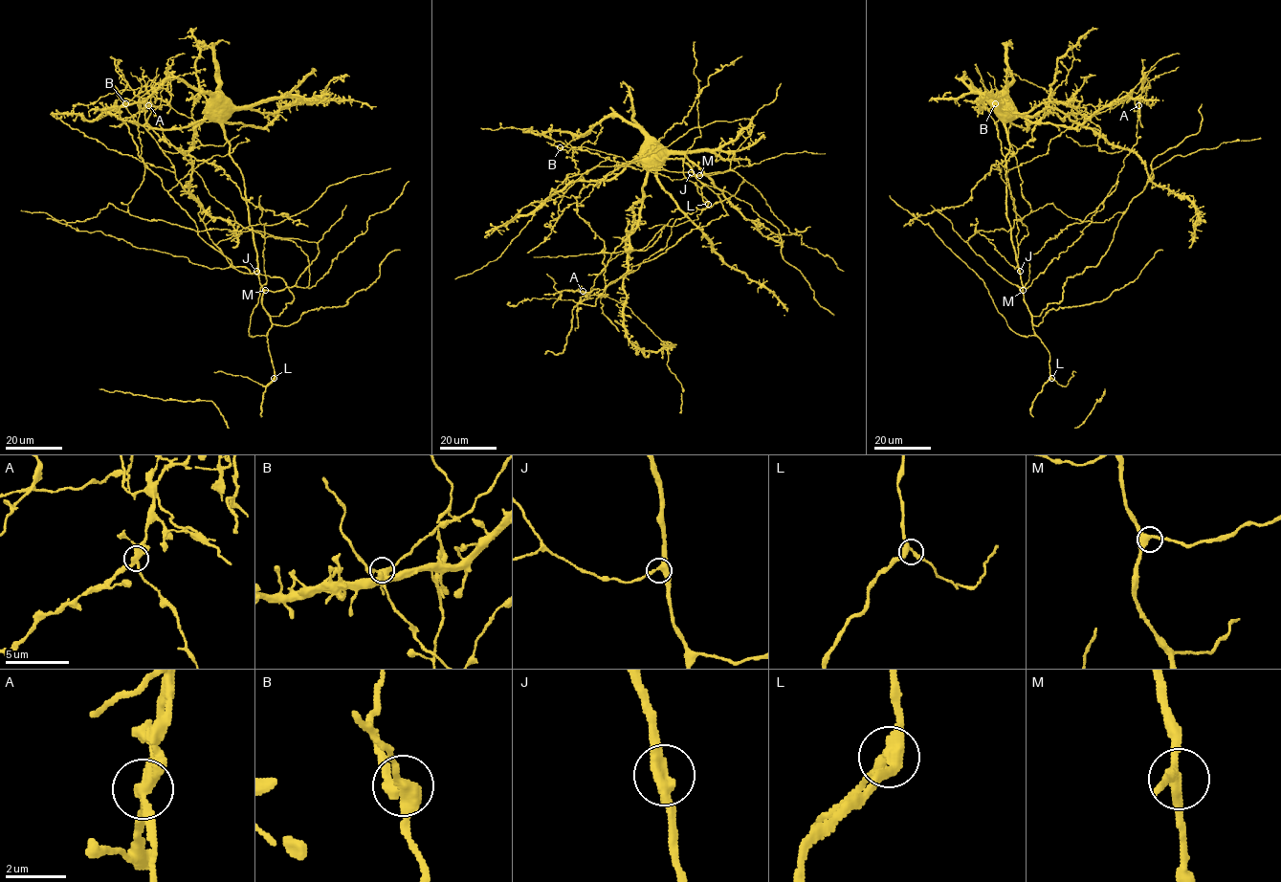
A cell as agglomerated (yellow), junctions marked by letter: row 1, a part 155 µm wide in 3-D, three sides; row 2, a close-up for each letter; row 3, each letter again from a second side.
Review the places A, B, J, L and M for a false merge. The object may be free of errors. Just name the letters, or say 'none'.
A

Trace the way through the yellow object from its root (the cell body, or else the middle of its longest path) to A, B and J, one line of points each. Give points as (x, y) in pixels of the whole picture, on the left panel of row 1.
A: (220, 109), (209, 115), (207, 107), (195, 133), (194, 121), (178, 113), (162, 99), (153, 94), (148, 105)
B: (220, 109), (256, 252), (257, 269), (250, 274), (233, 268), (209, 237), (198, 203), (125, 103)
J: (220, 109), (230, 155), (244, 181), (248, 219), (256, 252), (256, 271)

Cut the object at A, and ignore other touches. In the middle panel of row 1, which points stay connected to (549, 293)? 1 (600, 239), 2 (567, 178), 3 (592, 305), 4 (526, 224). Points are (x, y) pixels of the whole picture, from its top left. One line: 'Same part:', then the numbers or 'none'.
Same part: 1

